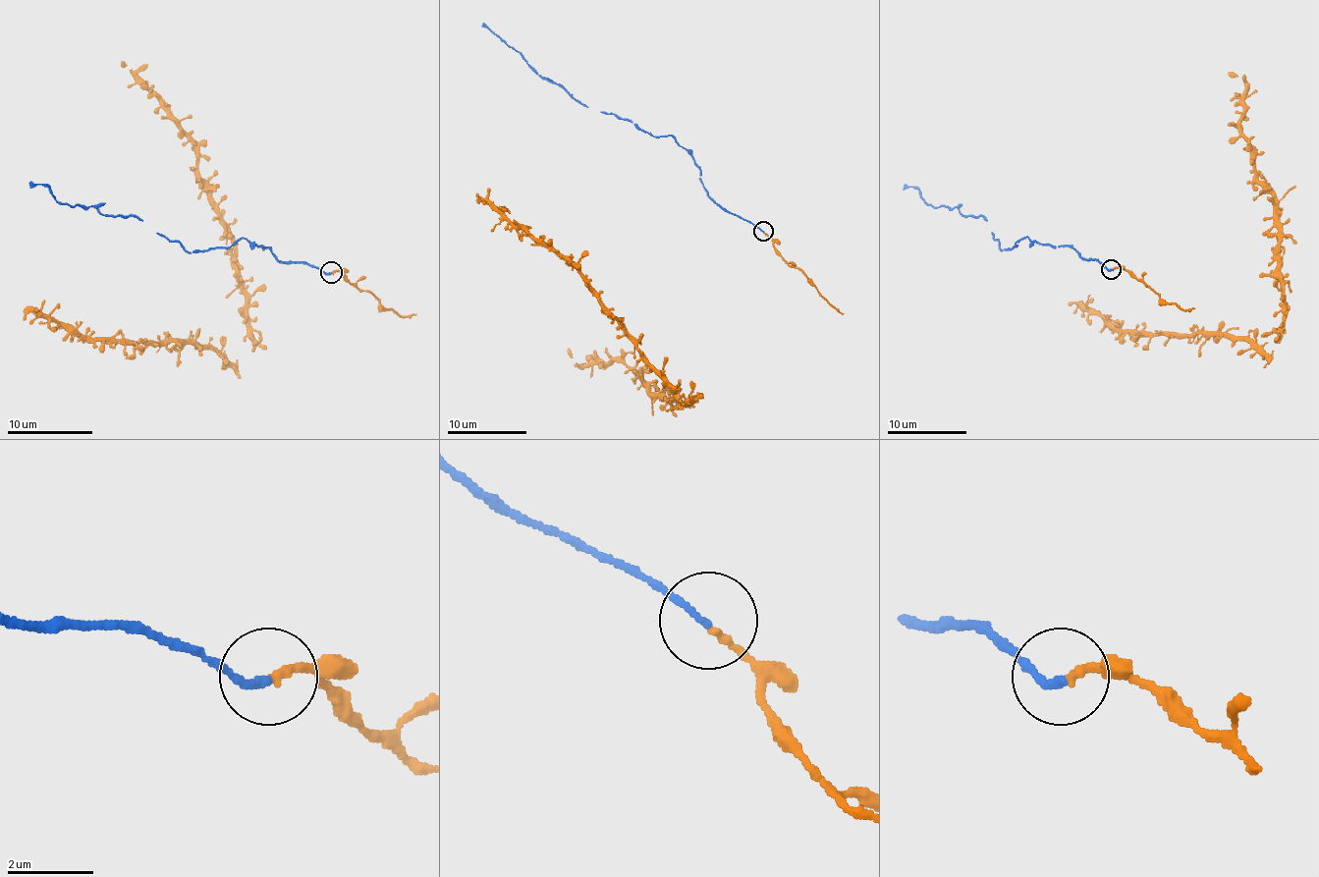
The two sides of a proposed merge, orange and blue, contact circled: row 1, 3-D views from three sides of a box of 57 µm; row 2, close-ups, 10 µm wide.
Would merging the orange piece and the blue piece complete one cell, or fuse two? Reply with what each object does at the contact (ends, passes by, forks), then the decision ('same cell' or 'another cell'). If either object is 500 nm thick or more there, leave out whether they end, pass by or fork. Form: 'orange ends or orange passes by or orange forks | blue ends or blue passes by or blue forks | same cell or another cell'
orange ends | blue ends | same cell

